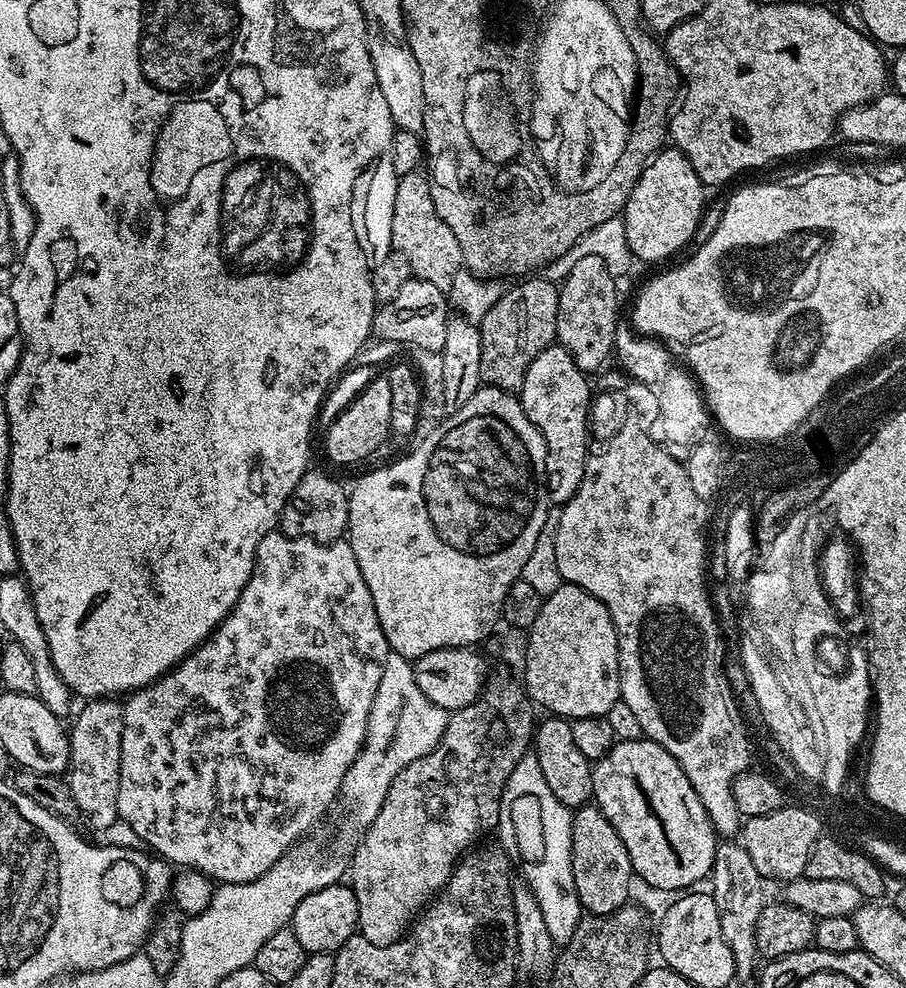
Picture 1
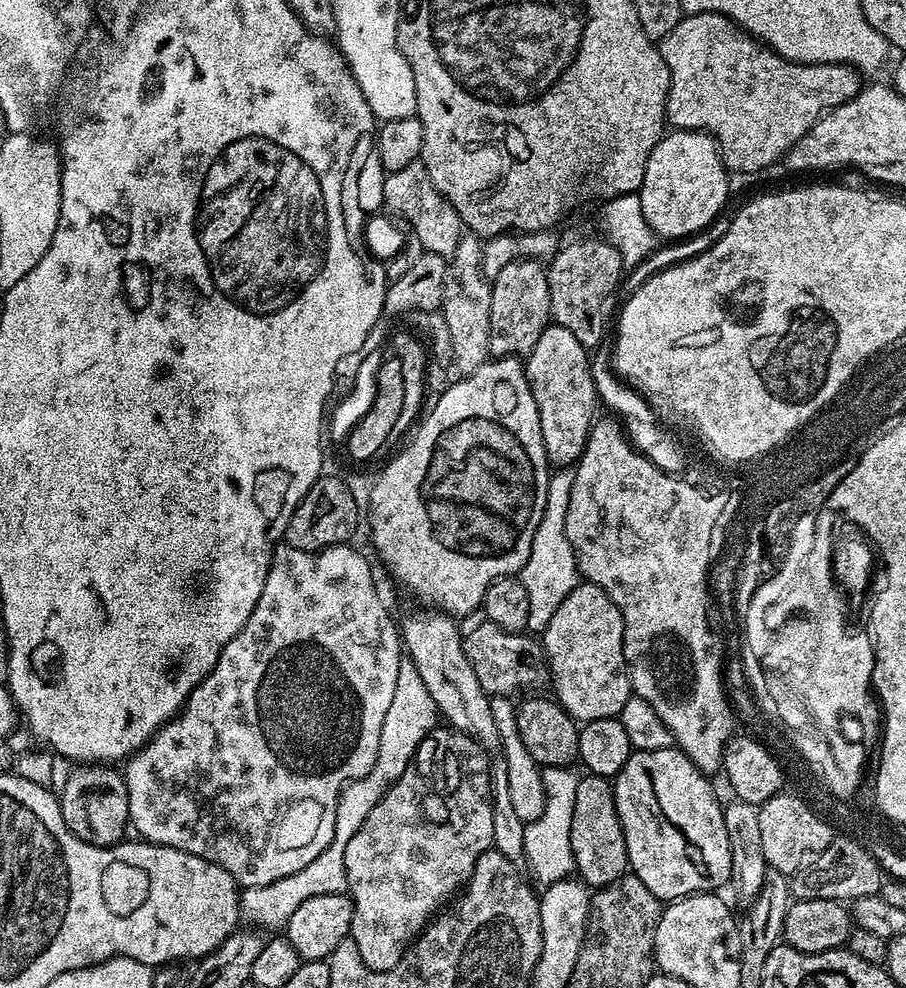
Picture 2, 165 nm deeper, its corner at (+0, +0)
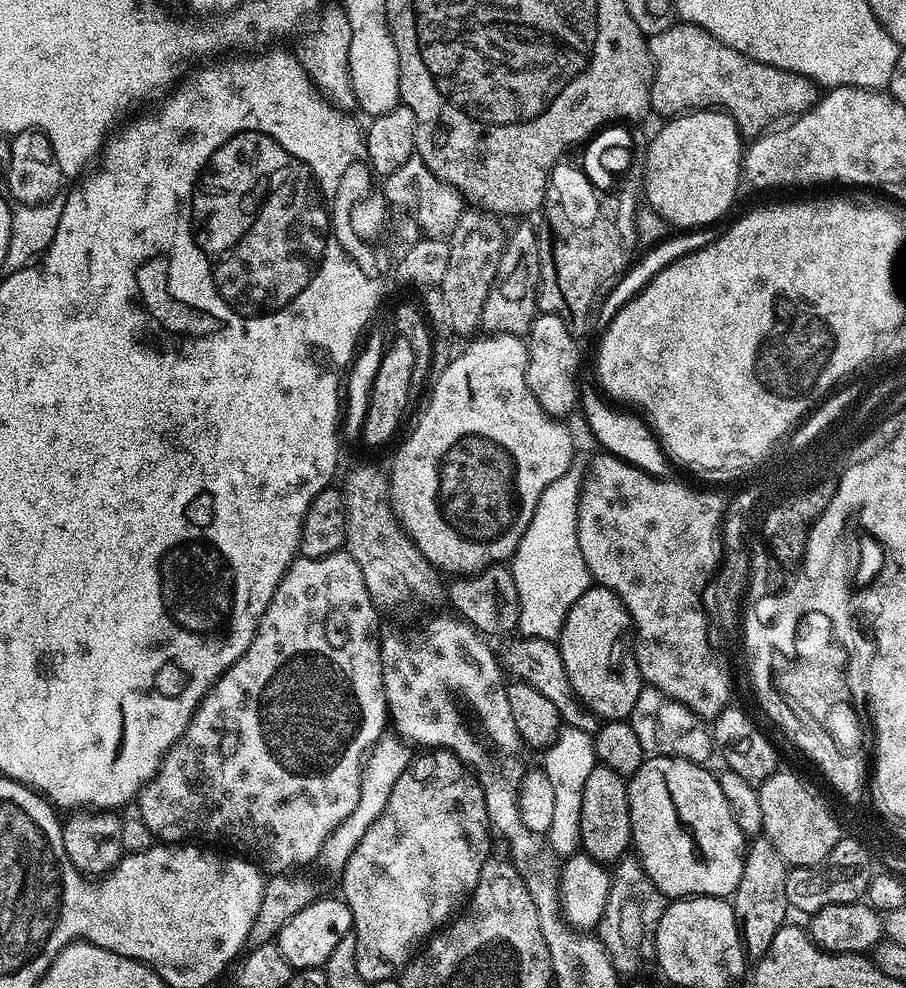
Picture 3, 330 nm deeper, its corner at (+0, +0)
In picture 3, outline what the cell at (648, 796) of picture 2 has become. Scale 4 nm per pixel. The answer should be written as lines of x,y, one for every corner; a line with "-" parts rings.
650,756
628,780
631,847
666,898
731,897
742,878
746,835
739,828
717,777
703,764

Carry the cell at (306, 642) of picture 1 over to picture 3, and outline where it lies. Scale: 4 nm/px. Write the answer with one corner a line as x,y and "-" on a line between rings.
339,550
329,556
318,558
301,555
293,560
282,582
274,590
274,598
260,620
256,637
252,639
242,658
238,658
234,666
222,673
216,685
204,697
204,701
196,707
196,713
188,723
188,729
161,760
160,771
144,785
144,790
138,797
140,816
144,819
143,827
152,832
157,841
167,842
173,846
180,846
185,842
203,842
208,846
220,843
229,844
232,847
229,849
240,854
252,851
255,863
268,874
291,872
297,866
304,866
300,864
310,863
315,856
317,859
323,853
324,843
329,834
344,821
350,810
354,810
354,806
358,806
360,770
364,767
365,757
372,745
386,732
388,704
384,700
376,611
377,605
366,590
362,570
358,570
358,562
354,562
354,558
350,558
347,551

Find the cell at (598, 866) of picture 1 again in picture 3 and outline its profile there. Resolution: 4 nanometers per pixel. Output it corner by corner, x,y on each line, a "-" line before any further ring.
597,763
586,778
586,790
582,790
582,818
580,819
580,848
590,858
605,866
615,865
629,851
632,842
628,780
614,774
604,764

